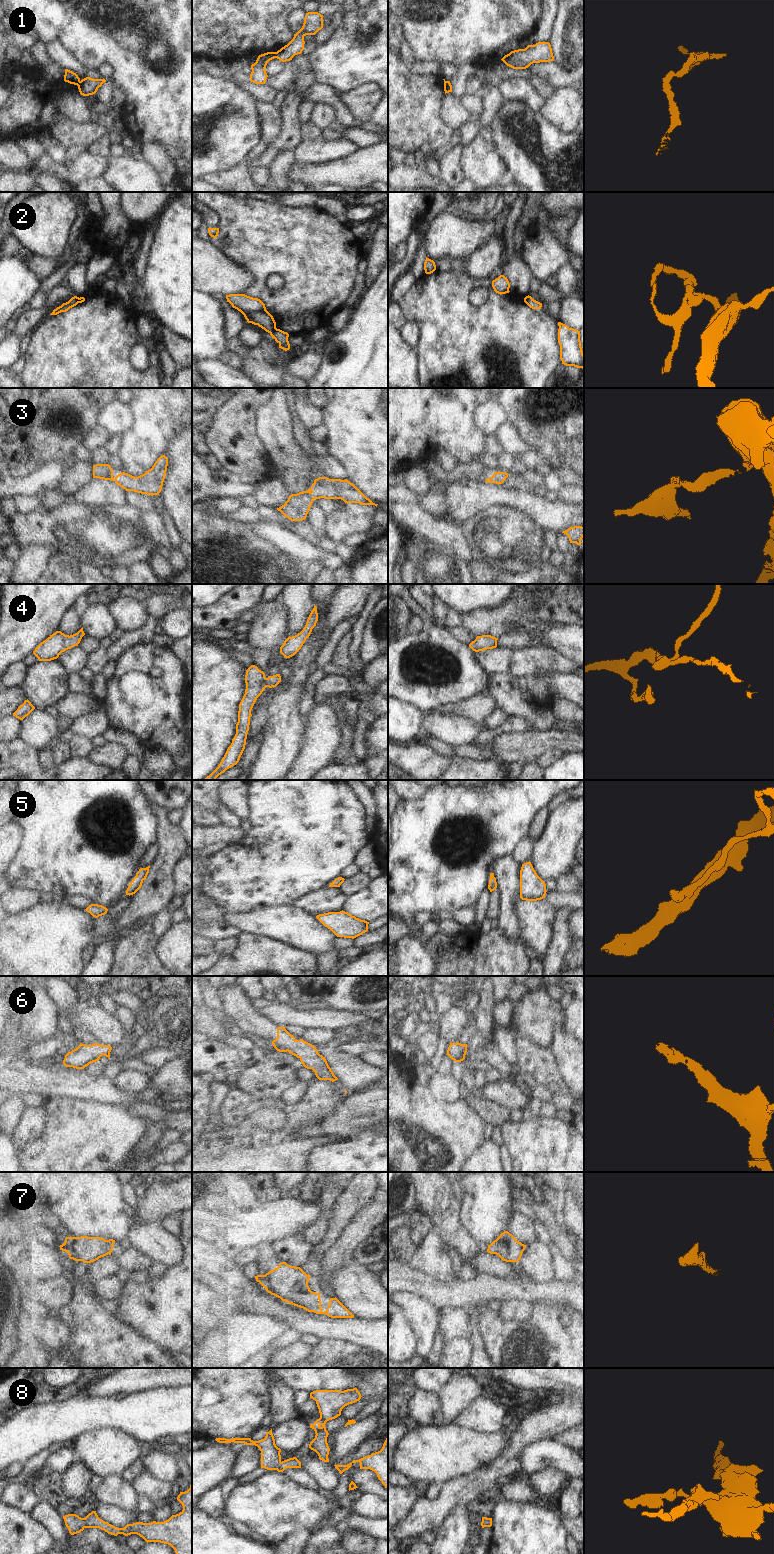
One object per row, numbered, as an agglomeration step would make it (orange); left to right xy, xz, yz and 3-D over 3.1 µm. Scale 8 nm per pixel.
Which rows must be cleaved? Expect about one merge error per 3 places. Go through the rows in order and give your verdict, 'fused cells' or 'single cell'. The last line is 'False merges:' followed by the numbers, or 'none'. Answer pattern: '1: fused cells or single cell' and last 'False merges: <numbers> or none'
1: fused cells
2: fused cells
3: single cell
4: single cell
5: single cell
6: single cell
7: single cell
8: single cell
False merges: 1, 2

